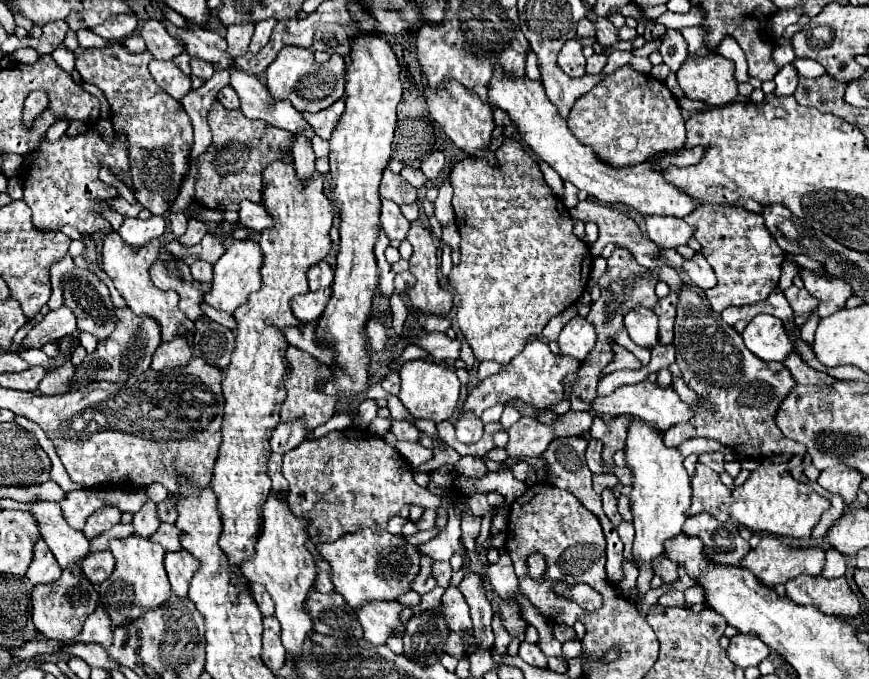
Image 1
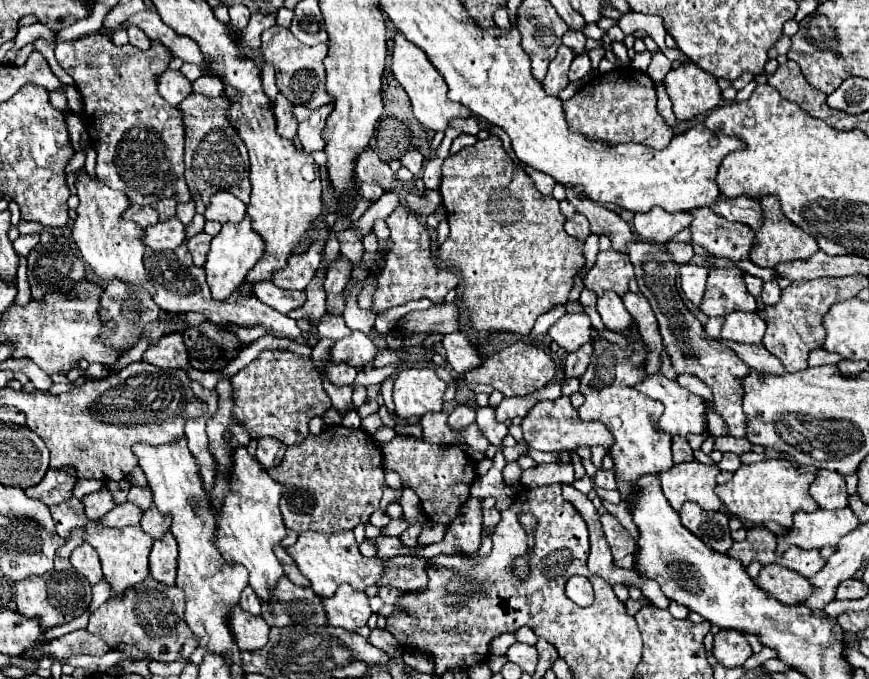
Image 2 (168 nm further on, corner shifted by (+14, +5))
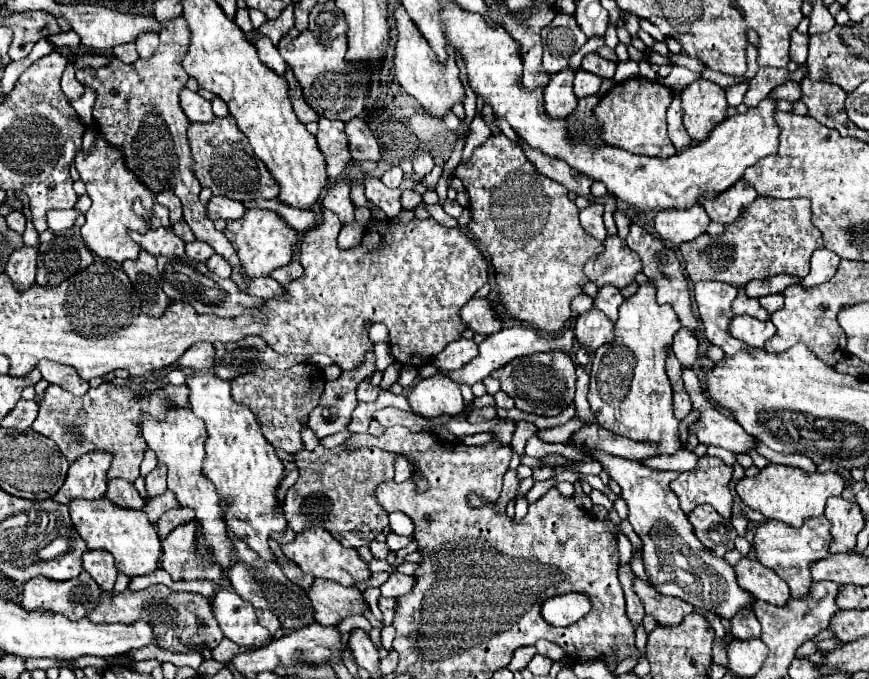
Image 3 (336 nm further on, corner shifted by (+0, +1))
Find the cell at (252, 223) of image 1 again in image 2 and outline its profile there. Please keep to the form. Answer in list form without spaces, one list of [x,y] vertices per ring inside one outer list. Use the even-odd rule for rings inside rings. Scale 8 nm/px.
[[[218,192],[210,198],[210,204],[206,206],[206,220],[214,222],[240,222],[246,214],[246,204],[242,204],[234,194],[230,192]]]

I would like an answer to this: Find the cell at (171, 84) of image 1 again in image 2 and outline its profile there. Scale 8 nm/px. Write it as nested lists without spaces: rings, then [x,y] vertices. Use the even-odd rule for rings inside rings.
[[[166,70],[158,80],[158,92],[170,106],[176,108],[184,98],[192,94],[192,84],[186,80],[182,72]]]

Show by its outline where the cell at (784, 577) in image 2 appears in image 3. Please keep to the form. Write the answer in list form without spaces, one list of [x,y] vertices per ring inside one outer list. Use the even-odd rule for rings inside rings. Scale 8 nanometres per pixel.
[[[742,558],[734,566],[738,584],[754,594],[758,600],[770,602],[774,606],[786,606],[790,600],[790,588],[788,584],[770,568],[762,566],[760,562],[752,562],[748,558]]]

